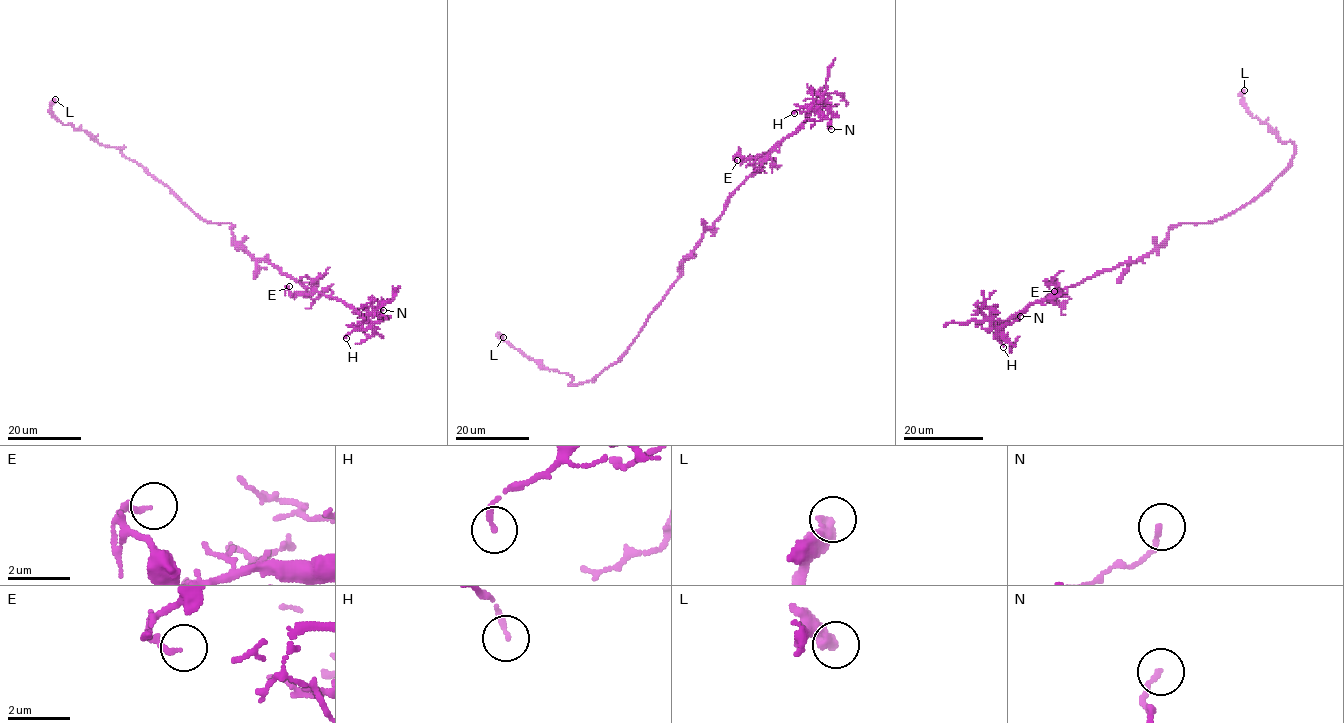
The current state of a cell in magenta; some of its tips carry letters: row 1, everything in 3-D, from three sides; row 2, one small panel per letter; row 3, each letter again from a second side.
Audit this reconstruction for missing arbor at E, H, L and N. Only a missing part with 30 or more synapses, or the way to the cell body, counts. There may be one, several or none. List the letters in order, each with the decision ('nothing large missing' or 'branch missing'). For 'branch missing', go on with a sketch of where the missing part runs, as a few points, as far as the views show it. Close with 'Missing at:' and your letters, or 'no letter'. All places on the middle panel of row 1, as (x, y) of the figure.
E: nothing large missing
H: nothing large missing
L: nothing large missing
N: nothing large missing
Missing at: no letter

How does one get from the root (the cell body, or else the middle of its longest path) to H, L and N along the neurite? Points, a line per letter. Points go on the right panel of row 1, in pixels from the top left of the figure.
H: (1177, 225), (1169, 230), (1161, 244), (1137, 260), (1101, 270), (1018, 312), (997, 332), (1003, 347)
L: (1177, 225), (1212, 222), (1235, 213), (1288, 167), (1295, 146), (1282, 143), (1248, 111), (1244, 90)
N: (1177, 225), (1169, 230), (1161, 244), (1137, 260), (1119, 263), (1056, 291), (1017, 312), (998, 329), (1020, 316)

